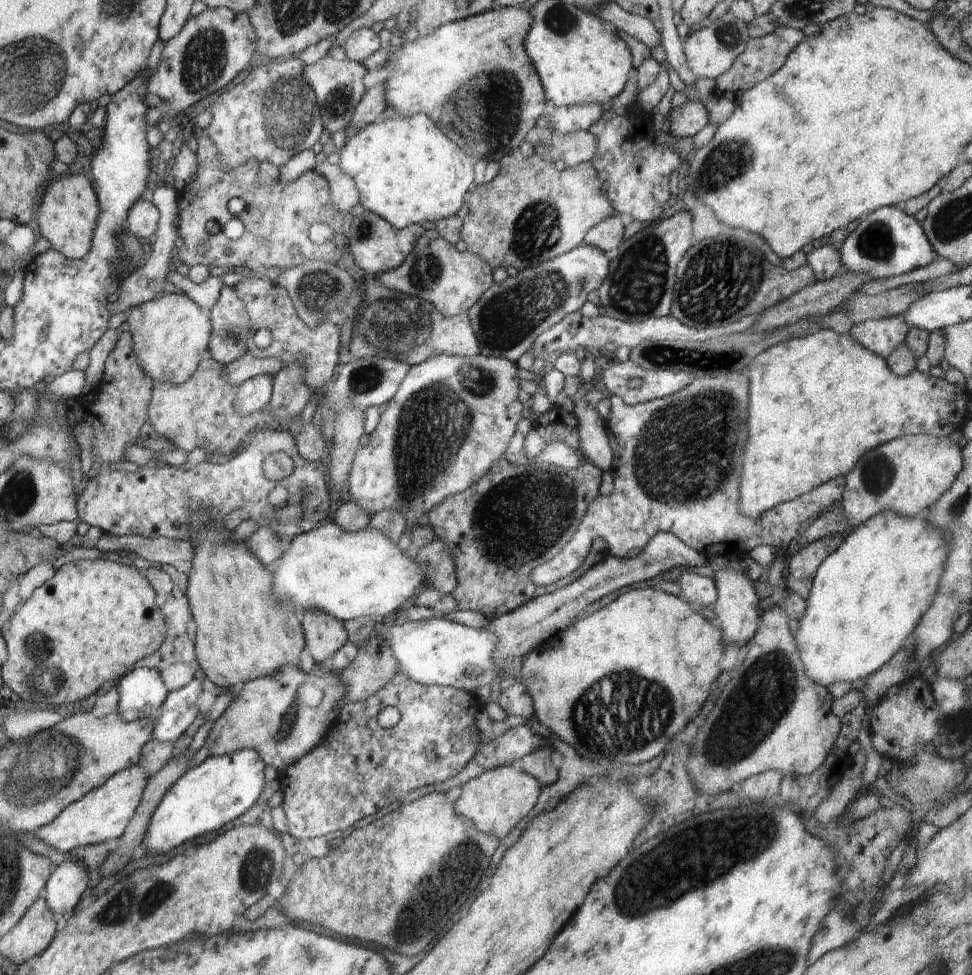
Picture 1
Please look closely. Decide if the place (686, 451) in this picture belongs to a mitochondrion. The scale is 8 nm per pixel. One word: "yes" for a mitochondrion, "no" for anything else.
yes

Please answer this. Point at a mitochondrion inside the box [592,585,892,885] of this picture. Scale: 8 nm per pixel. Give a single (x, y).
(764, 695)

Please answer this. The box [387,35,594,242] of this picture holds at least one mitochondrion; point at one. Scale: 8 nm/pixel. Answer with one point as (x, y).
(487, 111)

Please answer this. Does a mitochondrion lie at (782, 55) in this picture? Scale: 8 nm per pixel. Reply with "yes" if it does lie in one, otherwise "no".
no

